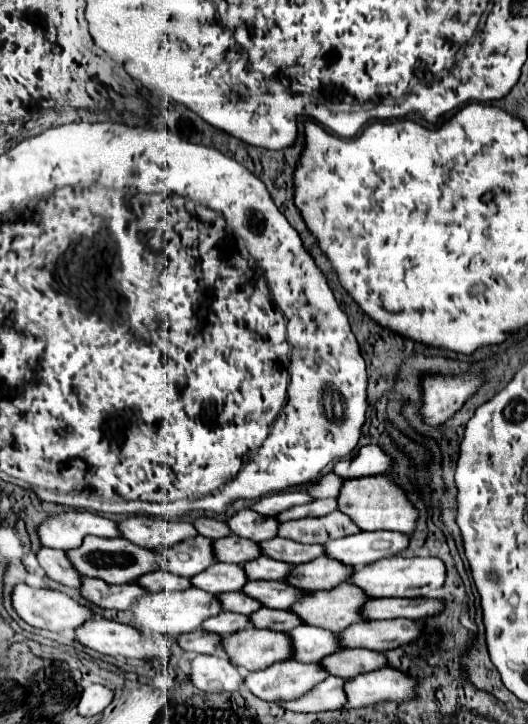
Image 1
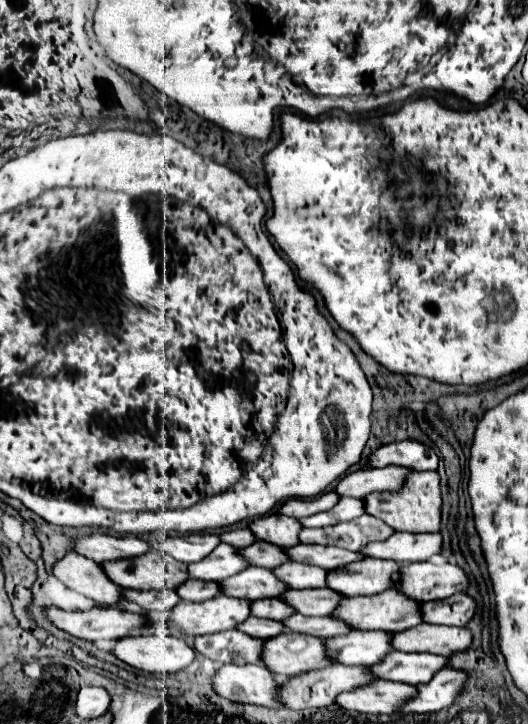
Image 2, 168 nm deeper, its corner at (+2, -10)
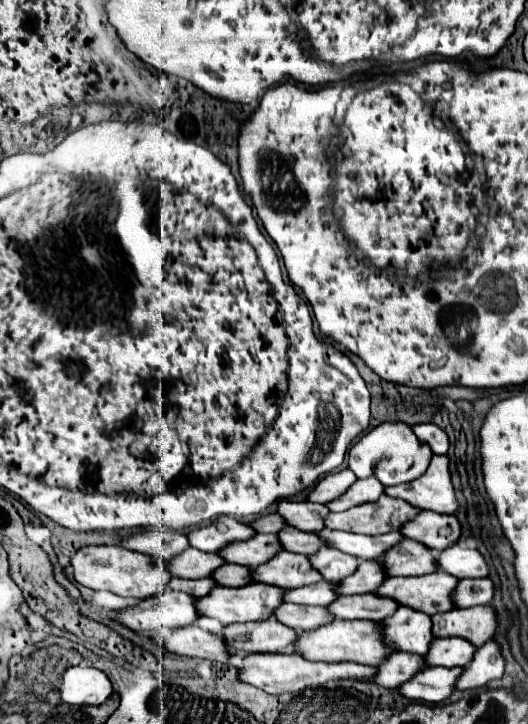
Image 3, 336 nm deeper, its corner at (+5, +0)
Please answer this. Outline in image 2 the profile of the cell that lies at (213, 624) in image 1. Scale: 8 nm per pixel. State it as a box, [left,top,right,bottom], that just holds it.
[236,618,284,638]

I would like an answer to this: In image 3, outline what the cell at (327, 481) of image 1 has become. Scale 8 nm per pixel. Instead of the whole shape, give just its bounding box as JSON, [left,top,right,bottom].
[349,422,433,486]

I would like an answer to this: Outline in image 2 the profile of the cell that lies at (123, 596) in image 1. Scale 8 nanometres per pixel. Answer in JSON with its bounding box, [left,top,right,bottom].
[122,590,180,612]

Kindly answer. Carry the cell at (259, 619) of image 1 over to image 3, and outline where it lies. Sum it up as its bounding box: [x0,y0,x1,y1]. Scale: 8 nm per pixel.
[329,594,401,620]

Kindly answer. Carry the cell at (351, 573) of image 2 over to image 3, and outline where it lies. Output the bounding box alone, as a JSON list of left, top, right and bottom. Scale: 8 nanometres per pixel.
[383,540,437,576]

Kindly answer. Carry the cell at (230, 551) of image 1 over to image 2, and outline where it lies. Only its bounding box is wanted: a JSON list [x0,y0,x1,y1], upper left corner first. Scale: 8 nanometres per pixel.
[240,542,286,570]

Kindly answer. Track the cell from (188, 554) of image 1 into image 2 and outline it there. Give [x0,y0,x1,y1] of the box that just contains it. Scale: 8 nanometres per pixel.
[188,544,248,582]

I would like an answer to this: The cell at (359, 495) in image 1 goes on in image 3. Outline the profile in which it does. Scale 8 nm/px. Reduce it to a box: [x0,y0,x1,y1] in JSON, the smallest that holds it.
[385,456,459,514]

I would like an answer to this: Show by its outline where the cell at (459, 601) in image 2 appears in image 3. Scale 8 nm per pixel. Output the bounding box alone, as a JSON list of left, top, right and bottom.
[453,578,495,608]

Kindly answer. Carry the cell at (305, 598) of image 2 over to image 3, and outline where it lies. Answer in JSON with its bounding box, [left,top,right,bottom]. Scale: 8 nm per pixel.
[341,560,387,596]

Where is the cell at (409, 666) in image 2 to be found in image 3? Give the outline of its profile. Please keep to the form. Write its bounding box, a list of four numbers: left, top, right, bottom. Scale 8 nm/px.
[425,638,477,666]

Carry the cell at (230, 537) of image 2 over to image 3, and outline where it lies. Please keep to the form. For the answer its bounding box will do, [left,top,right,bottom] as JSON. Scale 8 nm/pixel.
[251,512,287,534]

